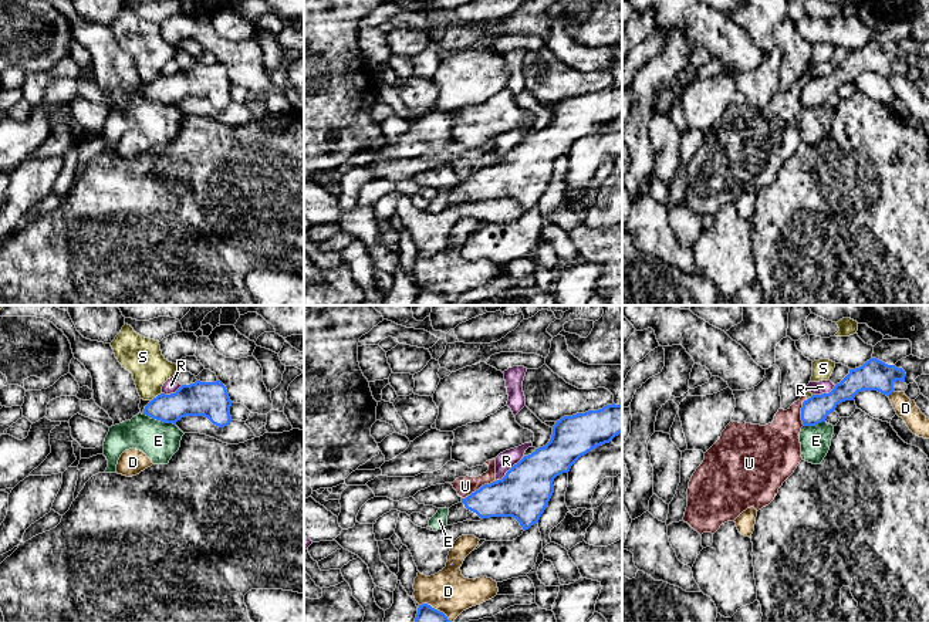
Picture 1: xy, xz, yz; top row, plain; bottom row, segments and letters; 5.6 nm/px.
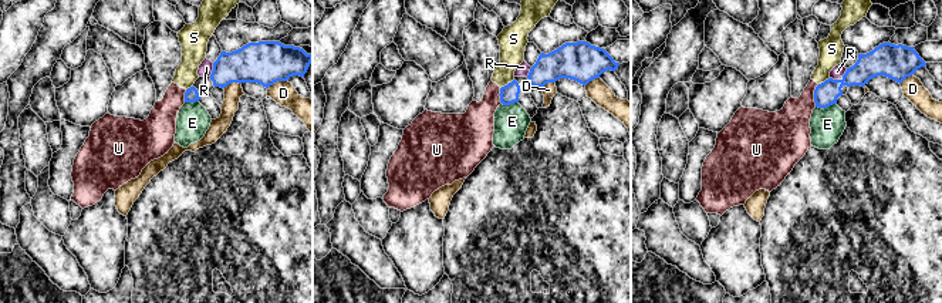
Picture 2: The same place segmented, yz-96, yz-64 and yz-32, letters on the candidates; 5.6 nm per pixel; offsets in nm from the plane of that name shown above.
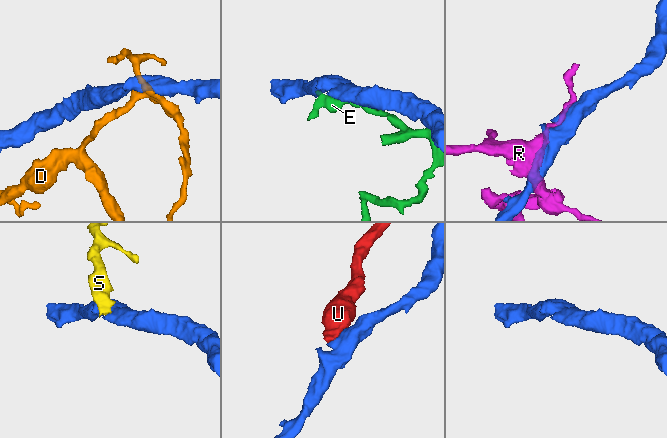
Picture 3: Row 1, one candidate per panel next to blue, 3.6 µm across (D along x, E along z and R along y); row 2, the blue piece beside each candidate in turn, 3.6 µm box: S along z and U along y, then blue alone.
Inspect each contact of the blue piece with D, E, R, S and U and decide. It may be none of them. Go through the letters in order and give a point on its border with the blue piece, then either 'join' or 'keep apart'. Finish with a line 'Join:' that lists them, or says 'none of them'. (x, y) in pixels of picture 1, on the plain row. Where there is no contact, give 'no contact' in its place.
D: contact xz (436, 291); keep apart
E: contact xy (159, 101); keep apart
R: contact xz (510, 151); keep apart
S: contact xy (156, 78); keep apart
U: contact xz (479, 171); keep apart
Join: none of them

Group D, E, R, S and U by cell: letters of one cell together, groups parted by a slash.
D / E / R / S U

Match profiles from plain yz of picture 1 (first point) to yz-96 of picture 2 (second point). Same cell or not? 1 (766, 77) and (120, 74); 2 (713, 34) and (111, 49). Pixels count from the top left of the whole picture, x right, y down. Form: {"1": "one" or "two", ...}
{"1": "two", "2": "one"}

